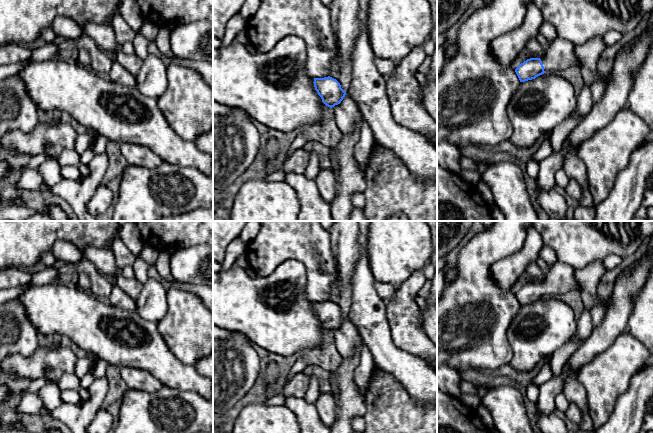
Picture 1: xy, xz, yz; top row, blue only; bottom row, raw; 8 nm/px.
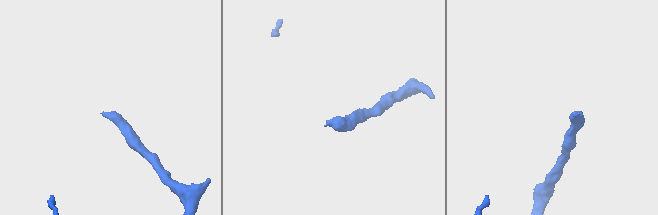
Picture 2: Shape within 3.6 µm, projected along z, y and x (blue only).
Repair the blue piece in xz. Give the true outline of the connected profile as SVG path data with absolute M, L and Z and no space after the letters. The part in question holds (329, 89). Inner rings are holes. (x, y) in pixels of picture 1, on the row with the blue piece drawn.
M330 76L314 78L313 83L322 102L330 108L340 104L346 95L346 91L341 88L340 83Z

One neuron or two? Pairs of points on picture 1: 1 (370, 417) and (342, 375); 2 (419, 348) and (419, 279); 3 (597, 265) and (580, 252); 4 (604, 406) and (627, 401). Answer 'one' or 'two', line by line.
1: two
2: one
3: two
4: two

